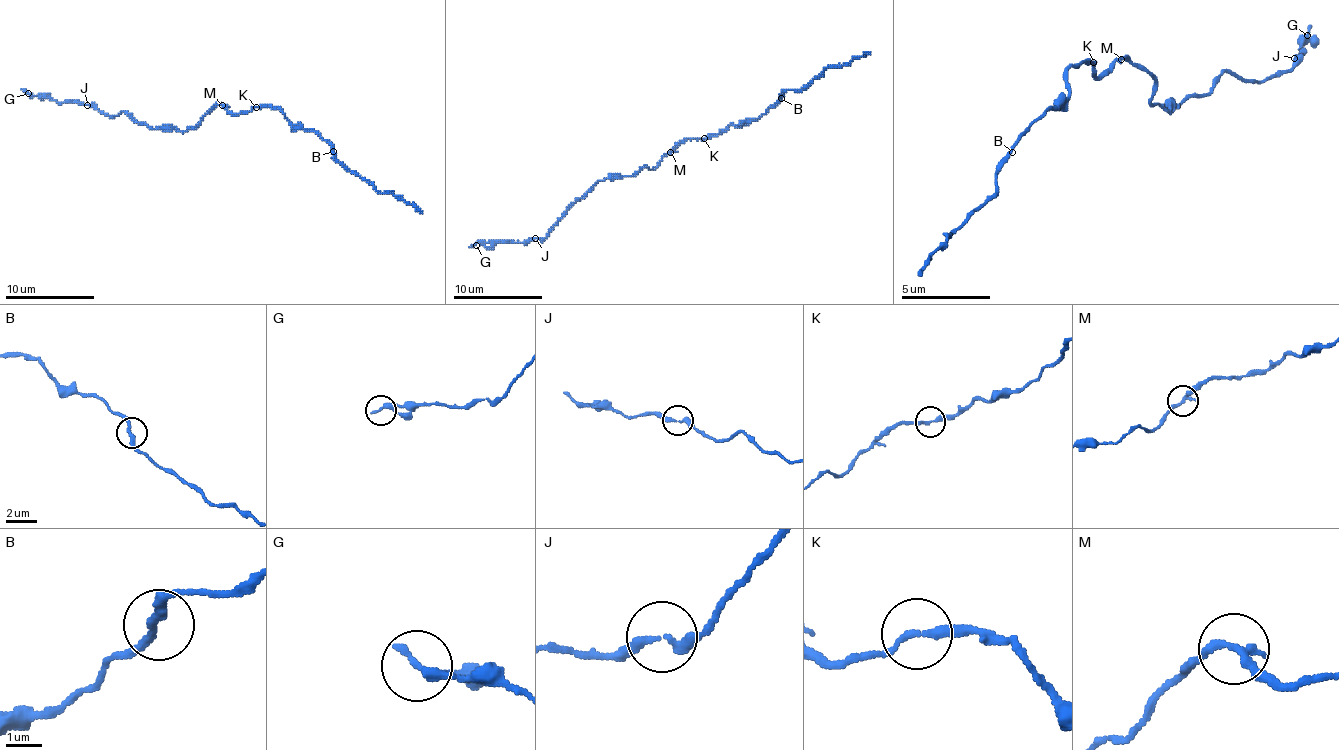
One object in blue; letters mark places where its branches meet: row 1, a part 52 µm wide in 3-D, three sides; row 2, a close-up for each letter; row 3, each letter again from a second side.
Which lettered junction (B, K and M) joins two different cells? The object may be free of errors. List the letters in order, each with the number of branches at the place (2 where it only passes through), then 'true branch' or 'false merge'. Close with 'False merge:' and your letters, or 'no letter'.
B: 2 | true branch
K: 2 | true branch
M: 2 | true branch
False merge: no letter

